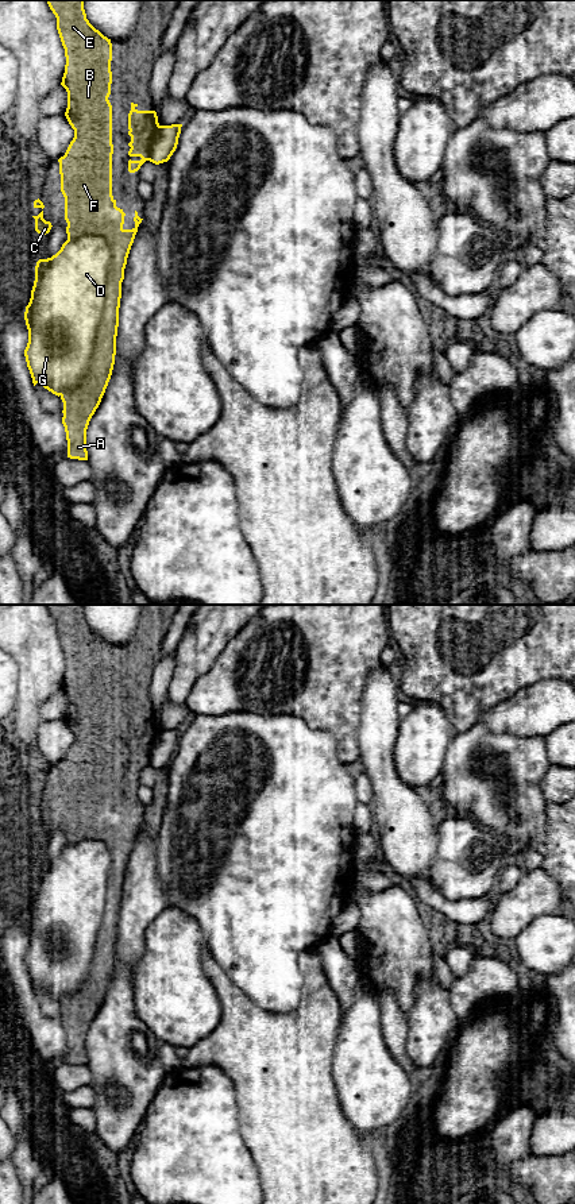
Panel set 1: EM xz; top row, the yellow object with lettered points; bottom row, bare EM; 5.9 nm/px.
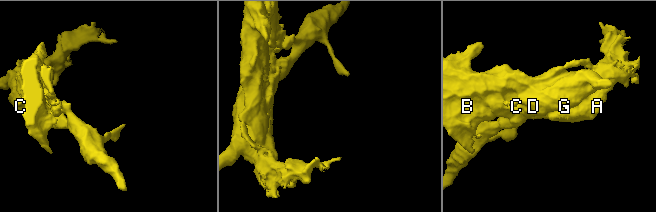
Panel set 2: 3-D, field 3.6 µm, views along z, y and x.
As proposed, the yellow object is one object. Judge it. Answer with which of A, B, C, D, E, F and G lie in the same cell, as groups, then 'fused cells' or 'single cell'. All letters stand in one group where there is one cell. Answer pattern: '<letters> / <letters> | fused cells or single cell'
A B E F / C D G | fused cells

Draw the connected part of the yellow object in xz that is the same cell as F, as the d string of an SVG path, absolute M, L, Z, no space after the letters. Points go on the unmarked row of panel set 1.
M84 605L46 606L57 622L57 634L65 653L66 669L61 690L67 696L65 721L74 734L73 745L65 760L58 764L61 796L65 802L67 844L77 844L84 840L99 840L108 845L112 857L108 888L105 892L105 910L103 912L103 922L97 934L89 975L81 989L61 999L63 1007L62 1029L67 1045L67 1062L88 1065L86 1034L112 980L116 960L121 887L124 884L124 873L131 850L143 823L140 823L135 815L135 831L132 834L124 834L126 818L116 811L116 804L112 800L112 710L108 705L112 688L111 644L104 641L89 628L84 614Z

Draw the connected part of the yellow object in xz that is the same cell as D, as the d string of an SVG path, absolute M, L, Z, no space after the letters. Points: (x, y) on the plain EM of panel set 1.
M84 840L67 844L55 860L36 867L31 903L24 916L28 934L24 961L34 991L39 988L59 1002L85 985L105 910L111 865L105 842Z

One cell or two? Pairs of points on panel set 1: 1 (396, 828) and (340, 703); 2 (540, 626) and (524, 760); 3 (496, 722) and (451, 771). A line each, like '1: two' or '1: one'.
1: two
2: two
3: two

